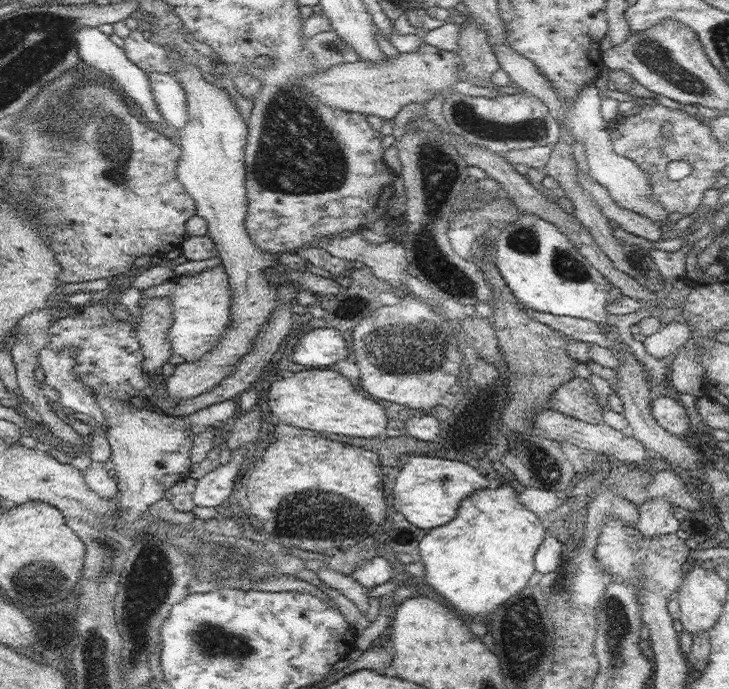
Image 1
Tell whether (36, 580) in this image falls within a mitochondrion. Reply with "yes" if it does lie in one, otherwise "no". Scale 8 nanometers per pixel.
yes

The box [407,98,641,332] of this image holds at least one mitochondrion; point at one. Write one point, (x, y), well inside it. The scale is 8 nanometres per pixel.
(438, 176)

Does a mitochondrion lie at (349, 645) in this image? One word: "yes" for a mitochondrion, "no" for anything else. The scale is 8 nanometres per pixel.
no

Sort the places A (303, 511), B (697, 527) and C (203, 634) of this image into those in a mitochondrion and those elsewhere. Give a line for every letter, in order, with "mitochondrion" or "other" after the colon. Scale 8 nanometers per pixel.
A: mitochondrion
B: other
C: mitochondrion

